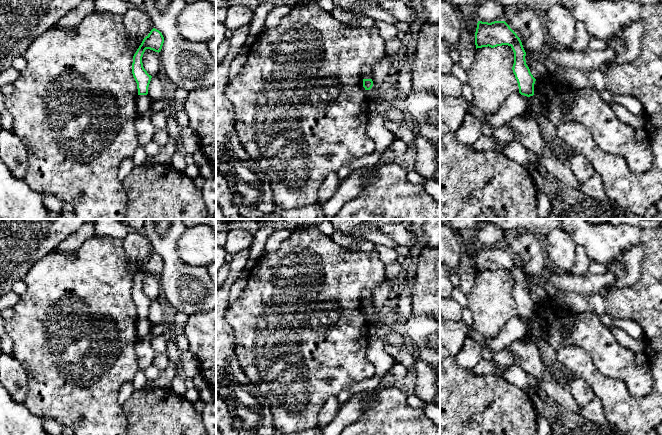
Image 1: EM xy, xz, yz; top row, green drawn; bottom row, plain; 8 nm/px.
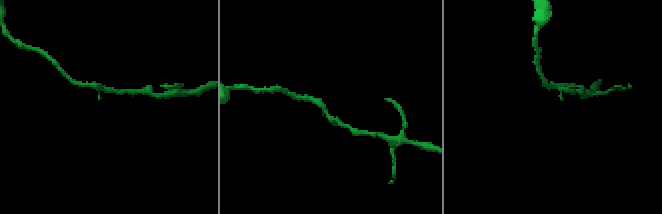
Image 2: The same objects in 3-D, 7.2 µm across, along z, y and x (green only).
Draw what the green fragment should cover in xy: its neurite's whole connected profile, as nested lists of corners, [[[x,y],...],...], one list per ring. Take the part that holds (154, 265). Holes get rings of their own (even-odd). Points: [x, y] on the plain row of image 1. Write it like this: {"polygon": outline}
{"polygon": [[[153,252],[143,263],[141,269],[133,280],[132,298],[137,307],[138,319],[147,319],[152,300],[143,291],[142,281],[146,273],[160,276],[164,267],[162,257]]]}

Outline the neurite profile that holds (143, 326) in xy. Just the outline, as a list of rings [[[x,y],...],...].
[[[138,319],[135,329],[138,339],[146,338],[149,335],[152,324],[149,319]]]

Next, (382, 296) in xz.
[[[386,278],[373,292],[373,313],[369,317],[369,324],[372,331],[381,328],[382,317],[391,302],[392,284],[393,282]]]

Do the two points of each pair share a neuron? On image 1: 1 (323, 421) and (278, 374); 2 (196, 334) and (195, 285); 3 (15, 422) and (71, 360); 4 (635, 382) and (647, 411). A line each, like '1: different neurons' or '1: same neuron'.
1: different neurons
2: different neurons
3: different neurons
4: different neurons

